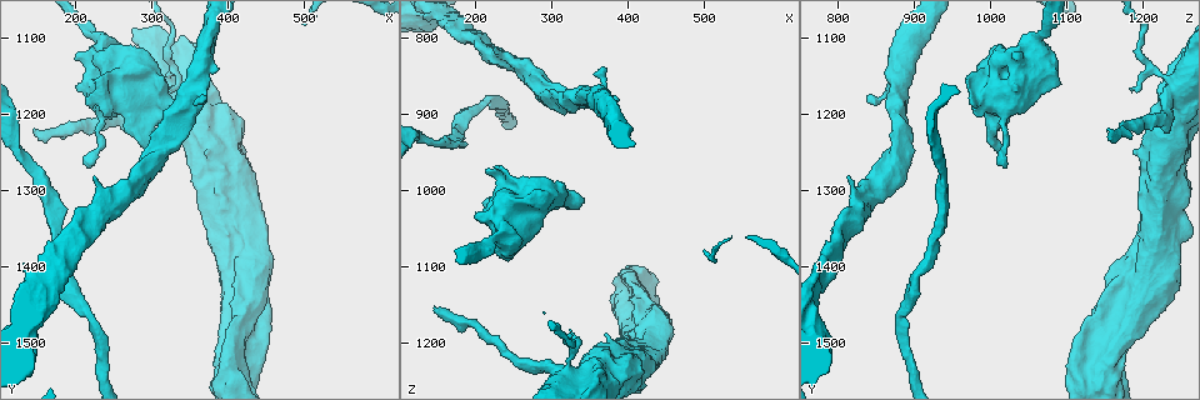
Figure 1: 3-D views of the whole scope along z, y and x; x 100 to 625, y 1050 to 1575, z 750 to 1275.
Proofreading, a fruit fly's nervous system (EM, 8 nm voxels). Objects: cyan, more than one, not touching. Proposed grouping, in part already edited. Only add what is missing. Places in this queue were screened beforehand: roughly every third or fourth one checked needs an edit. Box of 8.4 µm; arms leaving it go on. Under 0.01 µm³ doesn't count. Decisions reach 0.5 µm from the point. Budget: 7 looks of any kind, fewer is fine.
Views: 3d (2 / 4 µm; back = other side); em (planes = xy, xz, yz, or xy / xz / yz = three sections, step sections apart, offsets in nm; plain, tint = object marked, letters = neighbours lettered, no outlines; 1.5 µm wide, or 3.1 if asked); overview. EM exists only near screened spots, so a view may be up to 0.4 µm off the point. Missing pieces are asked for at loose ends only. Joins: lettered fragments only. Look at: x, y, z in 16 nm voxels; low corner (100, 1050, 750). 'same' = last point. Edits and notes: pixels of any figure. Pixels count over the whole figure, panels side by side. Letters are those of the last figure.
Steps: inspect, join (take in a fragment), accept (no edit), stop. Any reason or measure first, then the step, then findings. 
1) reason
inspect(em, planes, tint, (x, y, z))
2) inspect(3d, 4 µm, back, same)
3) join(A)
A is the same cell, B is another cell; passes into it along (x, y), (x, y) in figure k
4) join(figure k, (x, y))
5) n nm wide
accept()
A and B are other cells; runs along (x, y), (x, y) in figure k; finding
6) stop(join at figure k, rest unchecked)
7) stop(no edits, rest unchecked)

branch stops here
inspect(em, xy, step 4, letters, (225, 1280, 815))

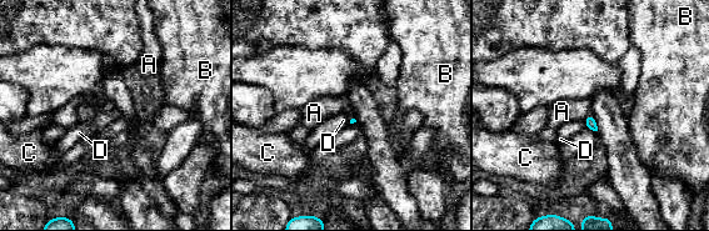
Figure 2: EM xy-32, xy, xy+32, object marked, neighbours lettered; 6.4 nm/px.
inspect(em, planes, letters, same)

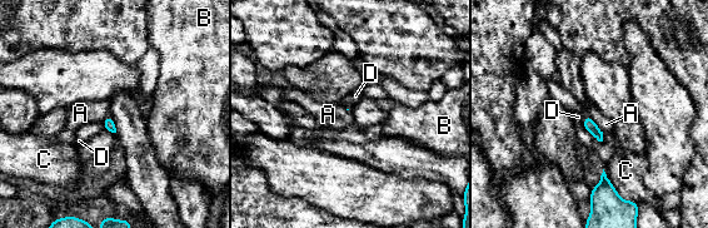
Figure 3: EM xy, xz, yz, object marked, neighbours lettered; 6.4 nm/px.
accept()
A, B, C and D are other cells; border along (589, 115), (602, 132) in figure 3; no lettered fragment goes on from it

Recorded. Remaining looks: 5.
branch stops here
inspect(em, planes, plain, (210, 1180, 975))

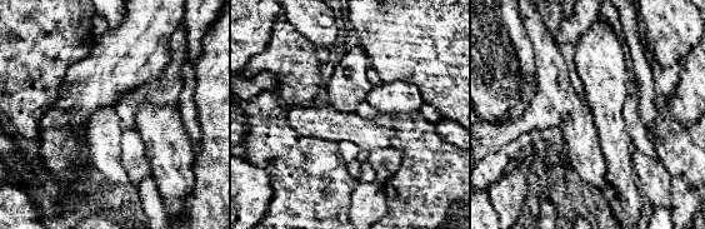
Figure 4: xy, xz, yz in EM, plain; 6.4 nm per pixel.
see the neighbours
inspect(em, planes, letters, same)

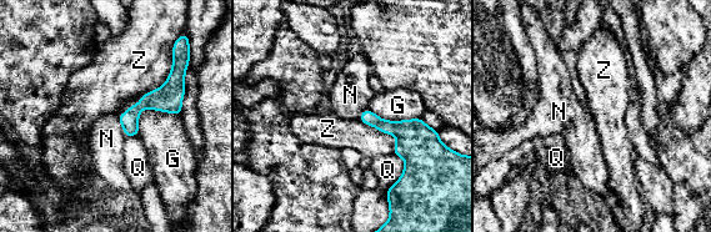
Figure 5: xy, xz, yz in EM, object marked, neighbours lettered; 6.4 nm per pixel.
accept()
G, N, Q and Z are other cells; border along (357, 119), (392, 134), (394, 154) in figure 5; none of them fits

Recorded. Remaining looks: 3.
an open end
inspect(em, planes, letters, (325, 1165, 1195))

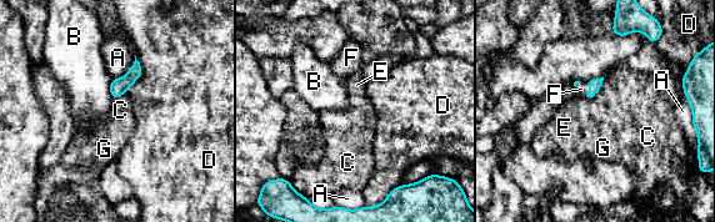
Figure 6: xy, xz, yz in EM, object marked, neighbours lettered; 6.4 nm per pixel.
accept()
A, B, C, D, E, F and G are other cells; border along (611, 33), (641, 31), (648, 39) in figure 6; no lettered fragment goes on from it

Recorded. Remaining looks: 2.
stop(no edits, rest unchecked)

